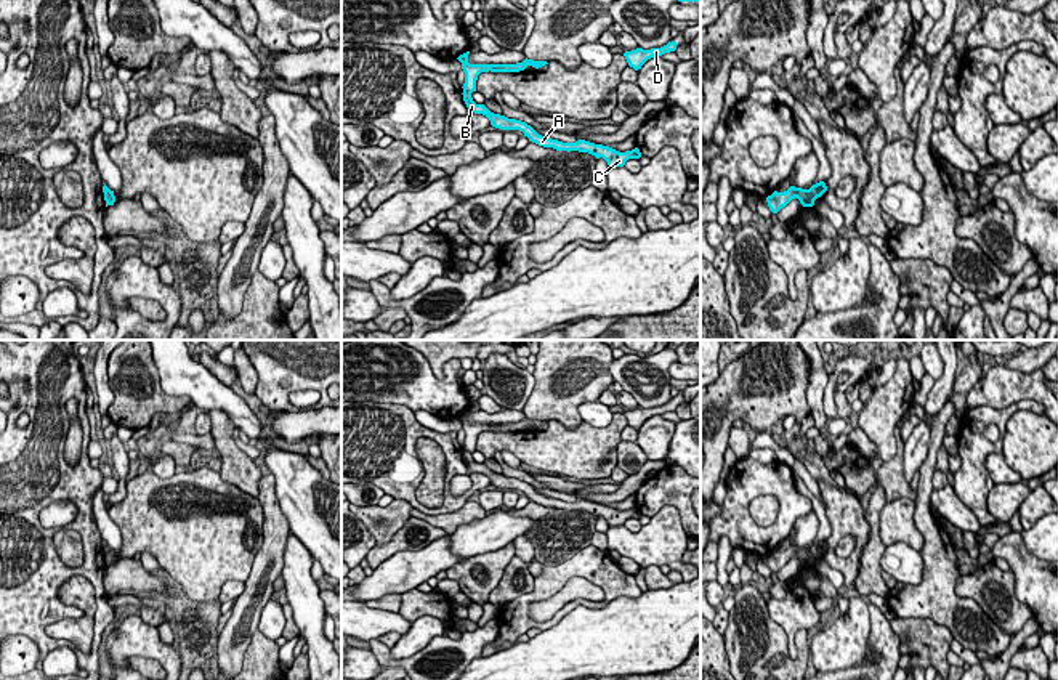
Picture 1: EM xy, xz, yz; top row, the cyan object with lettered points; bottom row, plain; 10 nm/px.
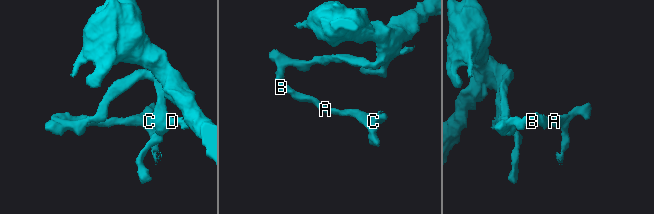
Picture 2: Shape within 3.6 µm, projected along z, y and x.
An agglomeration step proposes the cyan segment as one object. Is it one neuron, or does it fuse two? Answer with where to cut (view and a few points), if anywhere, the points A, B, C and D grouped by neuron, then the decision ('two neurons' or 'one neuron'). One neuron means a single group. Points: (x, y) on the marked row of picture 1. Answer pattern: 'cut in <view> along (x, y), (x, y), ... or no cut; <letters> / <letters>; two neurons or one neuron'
cut in yz along (808, 190), (815, 199); A B C / D; two neurons

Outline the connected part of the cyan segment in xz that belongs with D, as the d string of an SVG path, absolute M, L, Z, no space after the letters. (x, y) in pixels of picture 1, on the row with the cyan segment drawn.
M668 42L667 45L664 45L660 48L651 48L651 50L636 48L632 51L625 51L624 56L625 56L628 66L633 67L635 71L638 71L648 59L651 59L654 56L662 56L662 55L675 51L675 50L676 50L676 42Z

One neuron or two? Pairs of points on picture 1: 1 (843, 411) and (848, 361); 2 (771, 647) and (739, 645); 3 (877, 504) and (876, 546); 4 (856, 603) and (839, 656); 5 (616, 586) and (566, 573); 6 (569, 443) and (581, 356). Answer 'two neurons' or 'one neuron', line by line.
1: two neurons
2: one neuron
3: one neuron
4: one neuron
5: one neuron
6: two neurons

